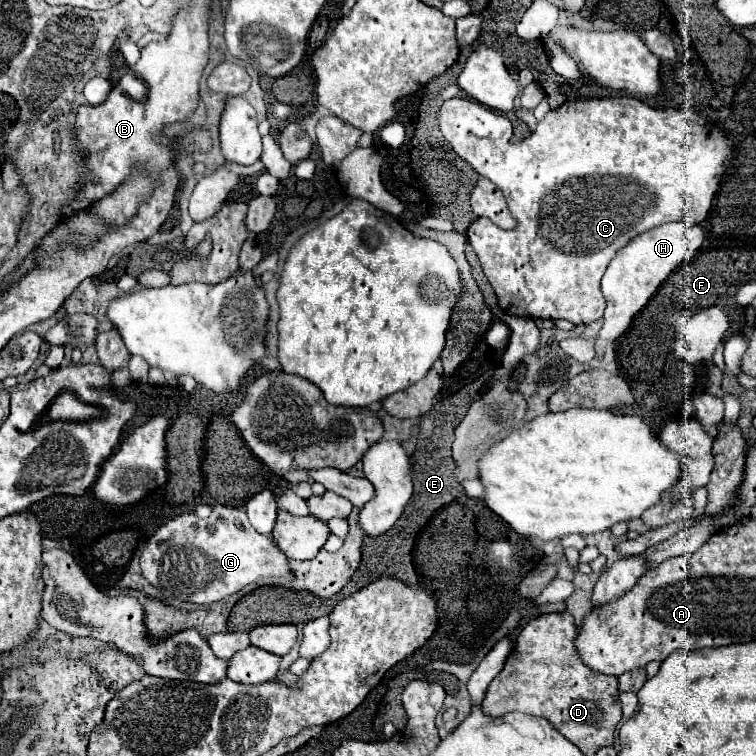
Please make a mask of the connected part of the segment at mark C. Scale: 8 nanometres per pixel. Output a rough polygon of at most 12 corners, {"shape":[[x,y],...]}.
{"shape":[[574,100],[440,132],[516,228],[468,240],[512,316],[590,324],[634,236],[700,224],[732,156],[692,110]]}

